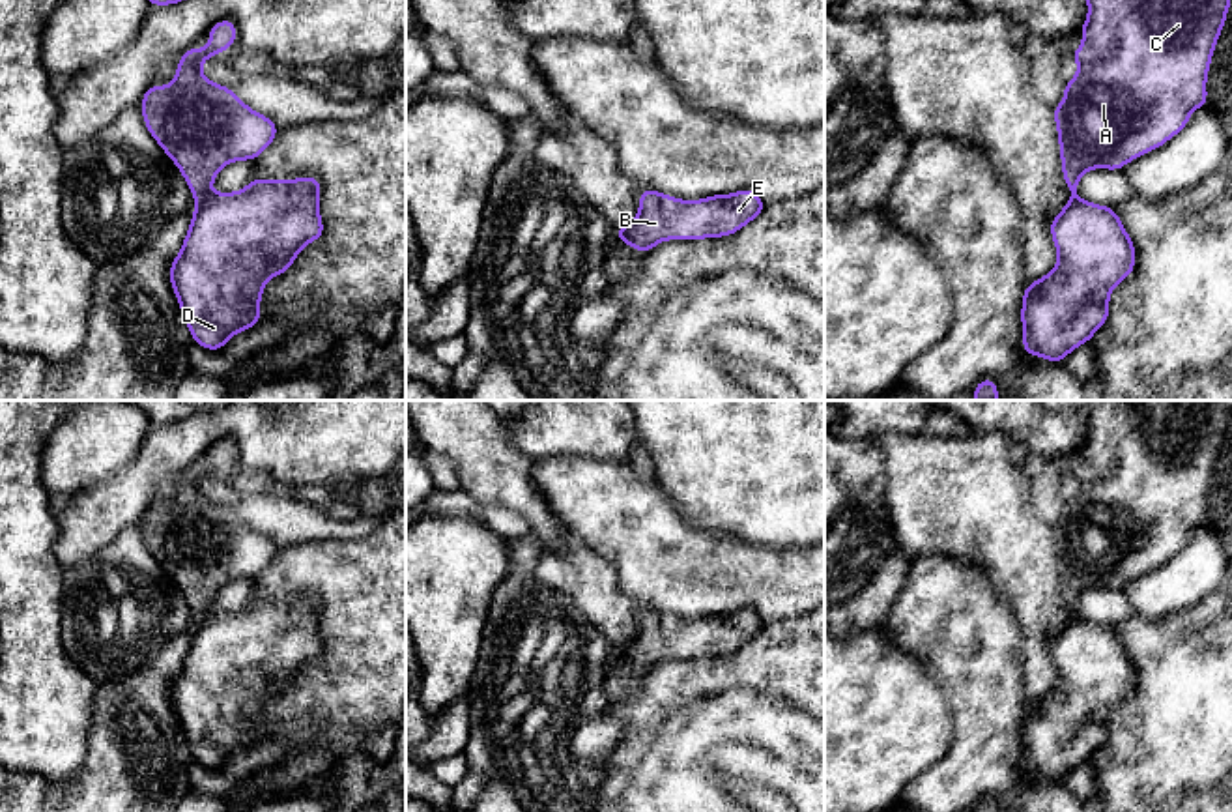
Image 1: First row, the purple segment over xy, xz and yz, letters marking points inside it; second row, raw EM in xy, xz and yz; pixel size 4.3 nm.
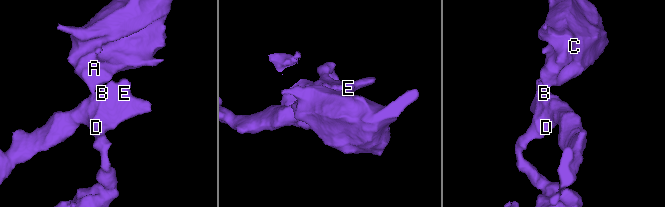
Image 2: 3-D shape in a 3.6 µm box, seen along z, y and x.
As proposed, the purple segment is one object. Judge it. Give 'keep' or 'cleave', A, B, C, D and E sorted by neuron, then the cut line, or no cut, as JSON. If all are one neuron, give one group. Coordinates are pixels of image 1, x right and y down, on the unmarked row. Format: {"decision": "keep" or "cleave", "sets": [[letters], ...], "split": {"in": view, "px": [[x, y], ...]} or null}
{"decision": "cleave", "sets": [["A", "C"], ["B", "D", "E"]], "split": {"in": "xy", "px": [[208, 610], [197, 620]]}}

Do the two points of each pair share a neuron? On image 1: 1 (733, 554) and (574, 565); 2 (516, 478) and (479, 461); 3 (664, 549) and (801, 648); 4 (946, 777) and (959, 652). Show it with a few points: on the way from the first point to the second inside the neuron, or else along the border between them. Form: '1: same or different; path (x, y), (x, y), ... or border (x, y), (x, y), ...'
1: different; border (576, 536), (610, 564), (617, 586), (636, 599)
2: same; path (507, 478), (488, 464)
3: different; border (804, 612), (767, 623)
4: same; path (969, 745), (969, 683)

